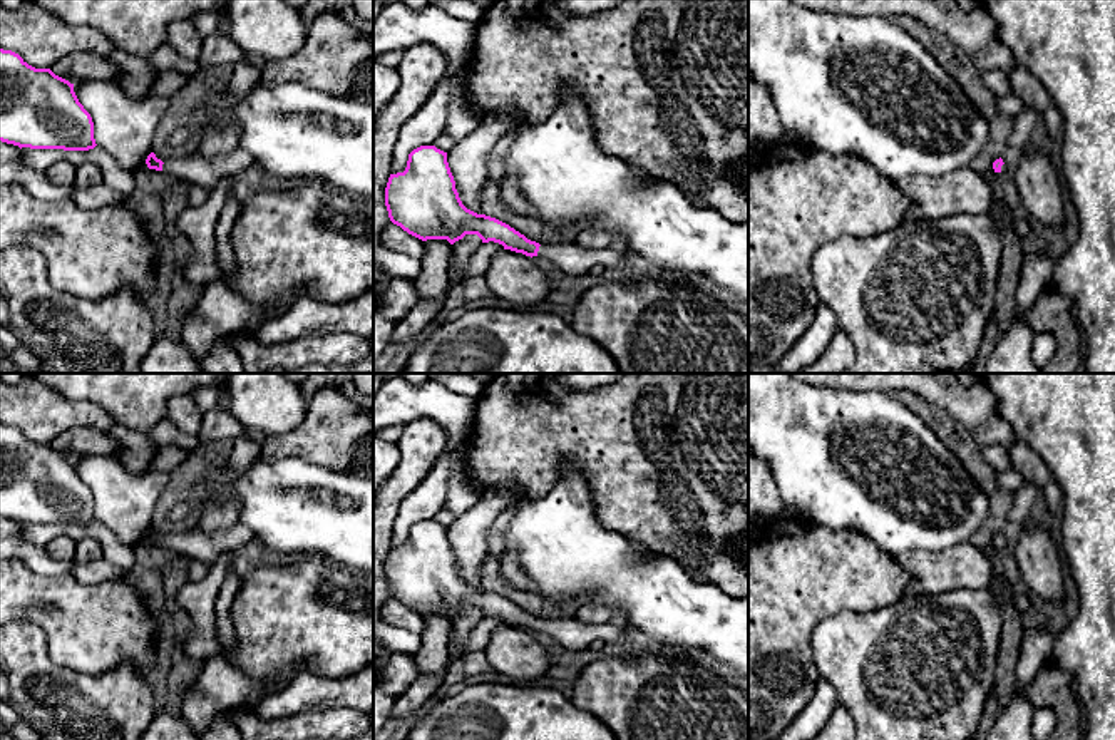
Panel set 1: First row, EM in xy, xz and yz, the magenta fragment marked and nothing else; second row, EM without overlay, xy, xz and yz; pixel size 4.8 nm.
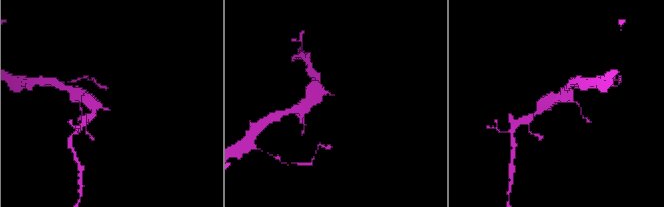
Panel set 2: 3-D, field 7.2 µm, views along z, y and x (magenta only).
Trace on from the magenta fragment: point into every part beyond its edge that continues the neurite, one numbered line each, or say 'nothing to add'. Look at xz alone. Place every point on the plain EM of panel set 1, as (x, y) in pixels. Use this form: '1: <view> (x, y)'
1: xz (568, 632)

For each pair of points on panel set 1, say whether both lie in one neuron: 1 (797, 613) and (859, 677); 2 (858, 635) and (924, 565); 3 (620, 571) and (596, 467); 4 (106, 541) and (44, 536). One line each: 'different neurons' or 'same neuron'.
1: different neurons
2: different neurons
3: different neurons
4: same neuron

